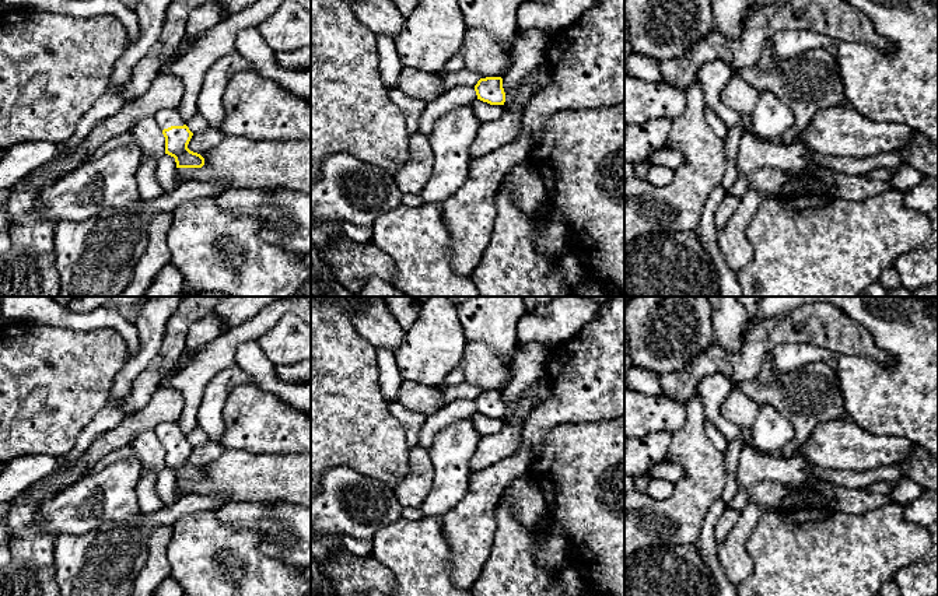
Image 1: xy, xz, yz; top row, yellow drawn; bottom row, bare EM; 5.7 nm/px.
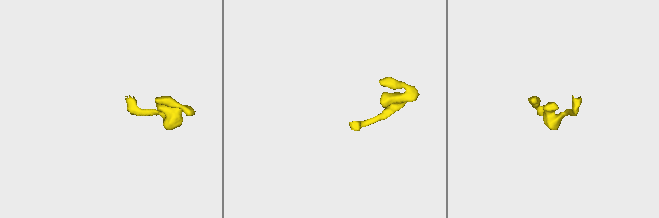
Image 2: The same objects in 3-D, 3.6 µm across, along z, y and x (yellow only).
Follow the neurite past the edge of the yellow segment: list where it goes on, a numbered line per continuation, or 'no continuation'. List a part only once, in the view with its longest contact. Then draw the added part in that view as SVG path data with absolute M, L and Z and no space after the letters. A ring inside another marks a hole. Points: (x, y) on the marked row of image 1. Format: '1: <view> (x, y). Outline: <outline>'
1: xy (165, 118). Outline: M161 109L153 118L161 130L168 129L171 126L186 125L186 122L181 118L176 109Z

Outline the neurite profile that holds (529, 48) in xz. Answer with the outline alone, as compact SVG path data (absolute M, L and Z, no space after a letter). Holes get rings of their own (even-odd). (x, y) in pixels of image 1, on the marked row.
M525 29L517 34L512 45L512 64L503 77L504 106L511 106L521 80L536 66L546 63L549 34L542 29Z

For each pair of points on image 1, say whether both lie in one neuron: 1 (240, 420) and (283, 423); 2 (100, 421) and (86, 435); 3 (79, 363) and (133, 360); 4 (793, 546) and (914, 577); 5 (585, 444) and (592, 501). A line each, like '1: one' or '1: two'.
1: one
2: one
3: two
4: two
5: one

